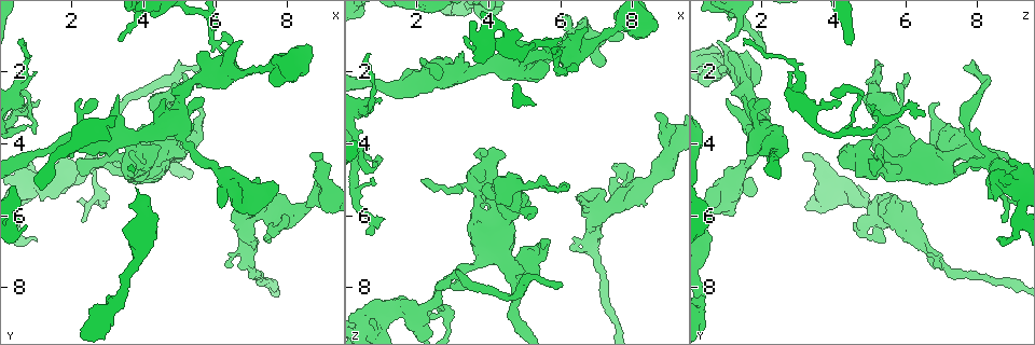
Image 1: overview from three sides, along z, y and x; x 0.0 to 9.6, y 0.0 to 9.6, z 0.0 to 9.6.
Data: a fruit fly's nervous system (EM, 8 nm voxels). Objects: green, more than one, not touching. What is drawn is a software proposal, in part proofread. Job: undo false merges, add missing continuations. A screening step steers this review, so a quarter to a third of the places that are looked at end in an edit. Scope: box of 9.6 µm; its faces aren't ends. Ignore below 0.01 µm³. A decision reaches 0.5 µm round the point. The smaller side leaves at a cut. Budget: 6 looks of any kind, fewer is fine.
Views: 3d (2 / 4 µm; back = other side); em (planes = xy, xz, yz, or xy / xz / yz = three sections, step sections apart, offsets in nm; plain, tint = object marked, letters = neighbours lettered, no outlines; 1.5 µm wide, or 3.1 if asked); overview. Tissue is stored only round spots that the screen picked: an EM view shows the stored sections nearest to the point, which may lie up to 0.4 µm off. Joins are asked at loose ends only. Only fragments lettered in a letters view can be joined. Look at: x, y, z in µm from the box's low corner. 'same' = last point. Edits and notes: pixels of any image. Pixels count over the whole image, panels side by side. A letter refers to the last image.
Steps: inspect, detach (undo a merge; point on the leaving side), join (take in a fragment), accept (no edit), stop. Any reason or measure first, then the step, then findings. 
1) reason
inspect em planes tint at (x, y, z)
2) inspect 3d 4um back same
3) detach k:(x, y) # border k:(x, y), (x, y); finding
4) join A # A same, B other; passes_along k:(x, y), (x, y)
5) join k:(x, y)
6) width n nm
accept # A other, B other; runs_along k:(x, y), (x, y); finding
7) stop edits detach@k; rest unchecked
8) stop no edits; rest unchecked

stops while still wide
inspect 3d 2um back at (4.80, 3.85, 7.15)

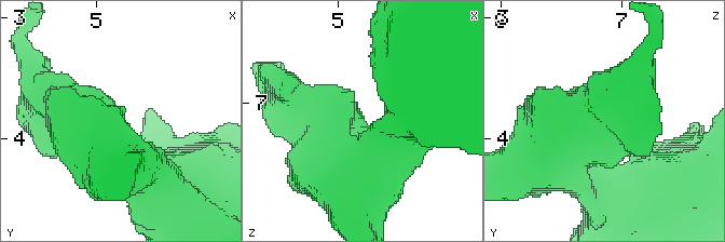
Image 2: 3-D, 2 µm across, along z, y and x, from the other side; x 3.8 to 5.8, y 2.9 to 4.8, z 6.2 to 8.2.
arms 3; arm_widths 220, 260, 300 nm
inspect em xz step 4 tint at (4.76, 3.86, 7.18)

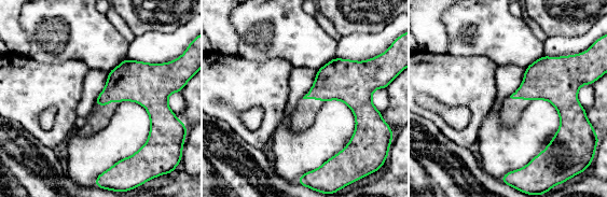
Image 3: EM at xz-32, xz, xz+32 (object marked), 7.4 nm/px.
inspect em xz step 4 letters same

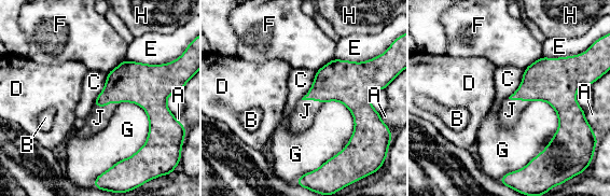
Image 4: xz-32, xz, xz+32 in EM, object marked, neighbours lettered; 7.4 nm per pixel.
join J # A other, B other, C other, D other, E other, F other, G other, H other, J same; passes_along 4:(129, 82), (106, 106), (98, 117); it goes on there

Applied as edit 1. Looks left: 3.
inspect overview

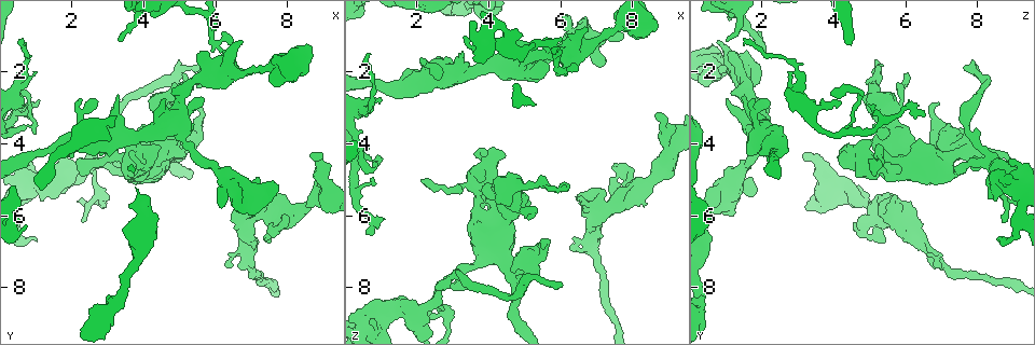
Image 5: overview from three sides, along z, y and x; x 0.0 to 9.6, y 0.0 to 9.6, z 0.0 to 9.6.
free end
inspect em planes letters at (5.05, 2.00, 6.05)

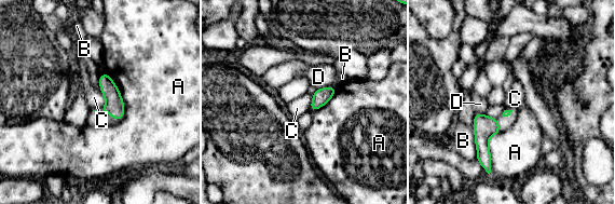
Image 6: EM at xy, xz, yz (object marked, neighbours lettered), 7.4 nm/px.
longest_contact A 380 nm
accept # A other, B other, C other, D other; border 6:(106, 71), (123, 102), (121, 120); none of them fits

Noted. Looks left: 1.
stop edits join@4; rest unchecked

